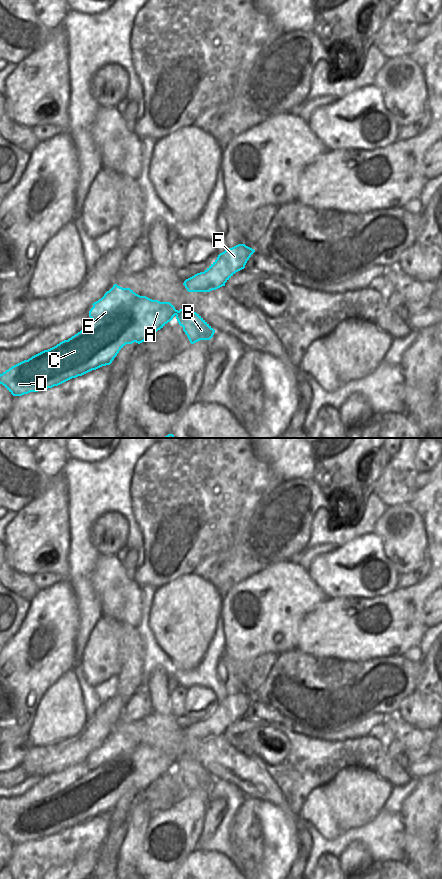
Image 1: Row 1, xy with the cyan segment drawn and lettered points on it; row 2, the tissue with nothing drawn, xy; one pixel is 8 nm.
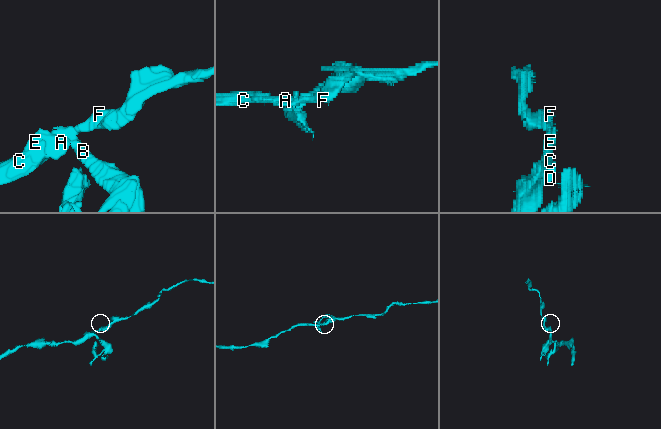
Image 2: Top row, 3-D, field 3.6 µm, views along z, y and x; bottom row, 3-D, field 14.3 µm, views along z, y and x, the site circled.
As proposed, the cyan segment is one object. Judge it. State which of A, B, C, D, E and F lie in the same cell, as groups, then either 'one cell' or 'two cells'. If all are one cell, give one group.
A C D E F / B; two cells

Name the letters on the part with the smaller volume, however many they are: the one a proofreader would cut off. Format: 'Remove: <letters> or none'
Remove: B

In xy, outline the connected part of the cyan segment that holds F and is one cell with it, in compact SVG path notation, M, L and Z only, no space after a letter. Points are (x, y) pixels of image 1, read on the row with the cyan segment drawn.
M238 244L220 253L217 259L204 271L186 279L183 283L188 292L210 292L222 286L245 265L254 249Z

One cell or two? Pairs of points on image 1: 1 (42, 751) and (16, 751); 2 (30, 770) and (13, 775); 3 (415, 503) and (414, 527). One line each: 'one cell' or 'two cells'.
1: two cells
2: one cell
3: two cells

